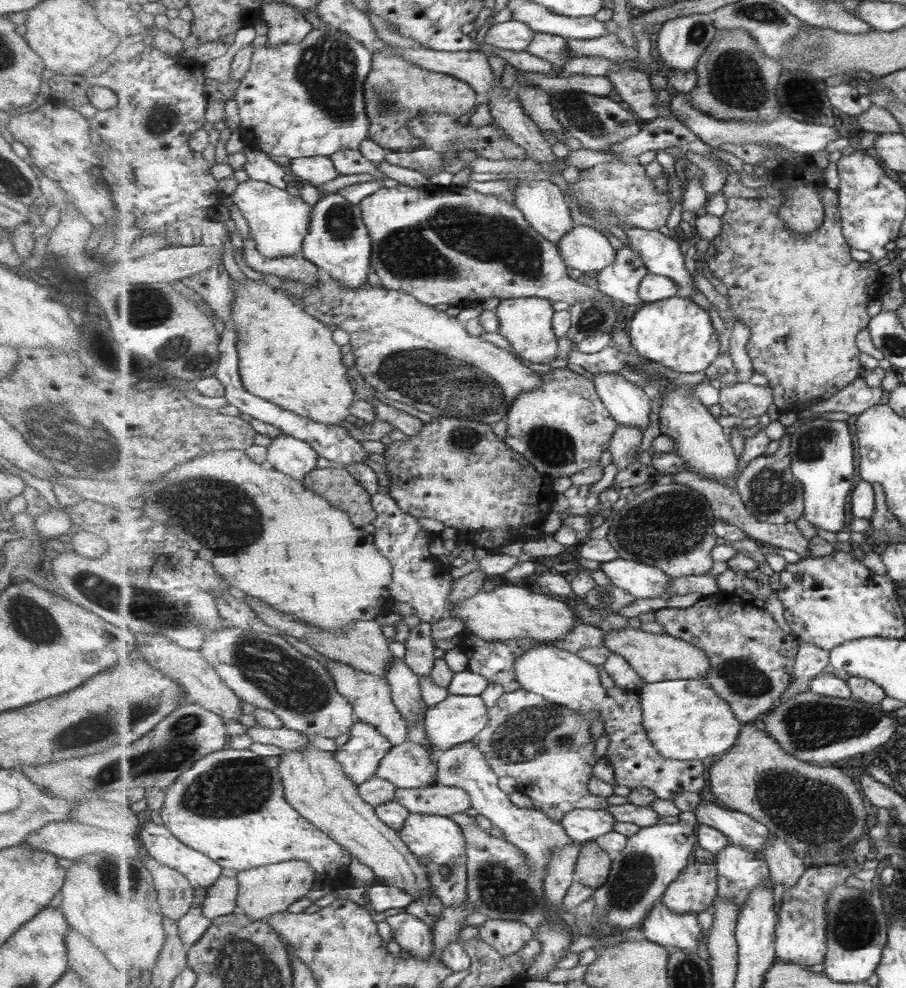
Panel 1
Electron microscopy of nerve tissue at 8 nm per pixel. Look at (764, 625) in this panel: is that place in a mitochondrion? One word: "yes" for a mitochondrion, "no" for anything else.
no

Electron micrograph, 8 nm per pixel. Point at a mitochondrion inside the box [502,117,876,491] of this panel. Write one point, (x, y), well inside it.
(555, 448)

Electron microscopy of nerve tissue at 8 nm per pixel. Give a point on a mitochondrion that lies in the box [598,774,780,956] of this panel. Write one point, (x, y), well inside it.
(636, 873)

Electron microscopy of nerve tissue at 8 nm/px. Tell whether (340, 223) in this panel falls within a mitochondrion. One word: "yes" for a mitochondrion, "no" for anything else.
yes

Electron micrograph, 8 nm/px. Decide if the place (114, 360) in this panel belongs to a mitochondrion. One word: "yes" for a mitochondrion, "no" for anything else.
yes

